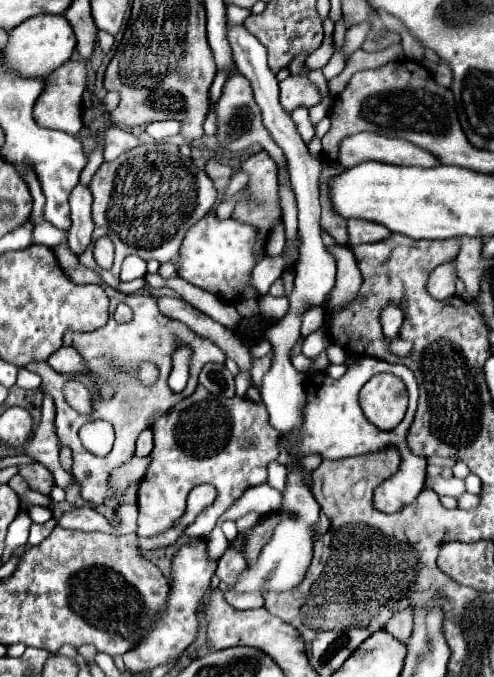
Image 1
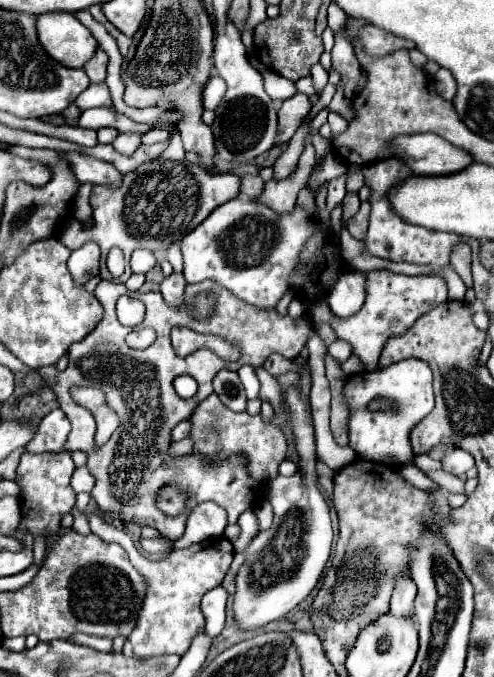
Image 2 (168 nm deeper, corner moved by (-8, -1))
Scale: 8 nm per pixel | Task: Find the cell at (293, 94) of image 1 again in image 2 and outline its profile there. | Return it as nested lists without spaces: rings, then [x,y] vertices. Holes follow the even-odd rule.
[[[295,94],[295,96],[291,96],[289,100],[285,100],[281,104],[279,116],[277,116],[277,138],[275,138],[275,146],[287,144],[291,140],[291,136],[301,126],[301,122],[309,114],[309,110],[311,110],[309,98],[303,96],[303,94]]]

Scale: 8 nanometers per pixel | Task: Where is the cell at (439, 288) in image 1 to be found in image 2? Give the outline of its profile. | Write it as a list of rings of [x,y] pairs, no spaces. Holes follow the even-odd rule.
[[[373,270],[367,274],[365,304],[357,314],[349,318],[339,318],[333,316],[333,312],[325,302],[315,302],[309,308],[307,318],[311,320],[313,328],[329,324],[335,330],[337,338],[347,340],[353,346],[353,354],[361,358],[365,368],[375,370],[385,342],[391,336],[405,334],[417,318],[421,318],[425,312],[433,310],[441,302],[447,302],[447,286],[439,276],[405,276],[405,274],[393,274],[389,270]]]

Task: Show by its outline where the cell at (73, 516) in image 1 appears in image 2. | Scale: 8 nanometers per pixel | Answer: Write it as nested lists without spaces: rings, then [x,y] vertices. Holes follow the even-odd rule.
[[[89,516],[91,532],[105,542],[115,542],[125,548],[133,568],[145,578],[147,592],[137,616],[137,624],[127,640],[133,644],[133,654],[141,658],[161,656],[161,654],[179,654],[183,656],[193,640],[193,636],[205,626],[205,616],[201,612],[201,598],[205,592],[217,588],[225,578],[231,560],[233,546],[227,538],[211,538],[199,544],[193,544],[185,550],[171,550],[163,560],[151,562],[139,554],[131,536],[123,530],[109,526],[101,516]]]

